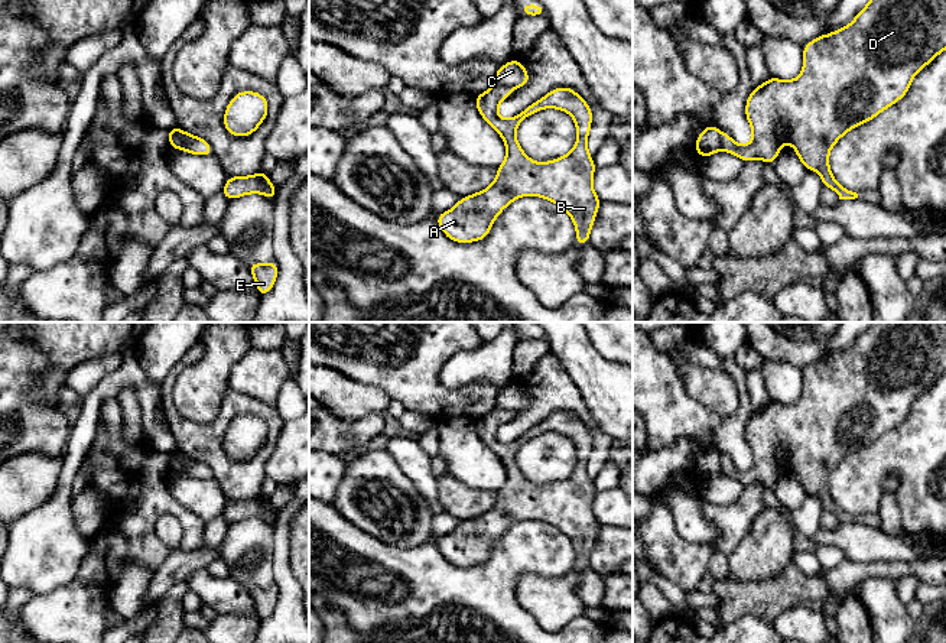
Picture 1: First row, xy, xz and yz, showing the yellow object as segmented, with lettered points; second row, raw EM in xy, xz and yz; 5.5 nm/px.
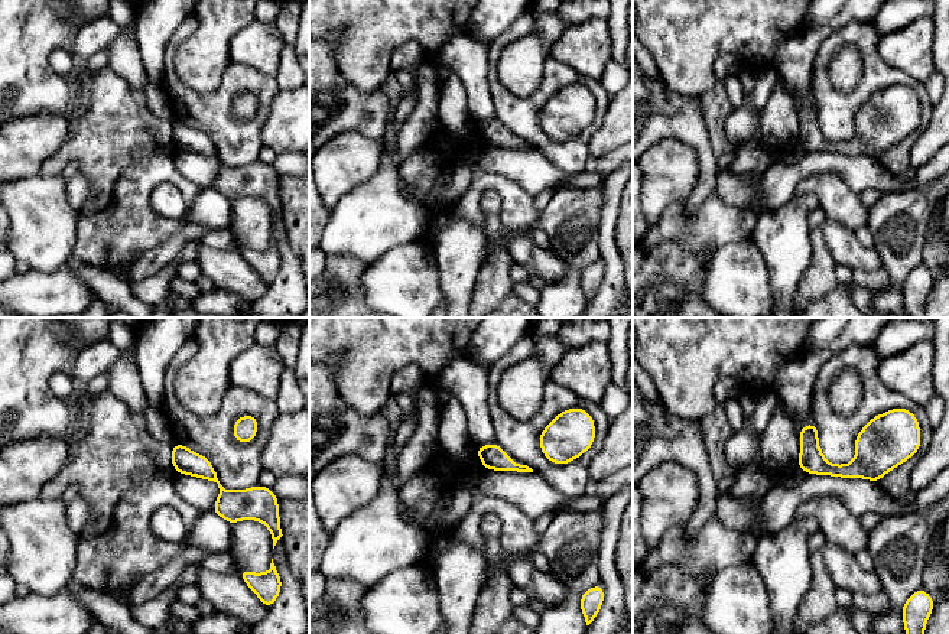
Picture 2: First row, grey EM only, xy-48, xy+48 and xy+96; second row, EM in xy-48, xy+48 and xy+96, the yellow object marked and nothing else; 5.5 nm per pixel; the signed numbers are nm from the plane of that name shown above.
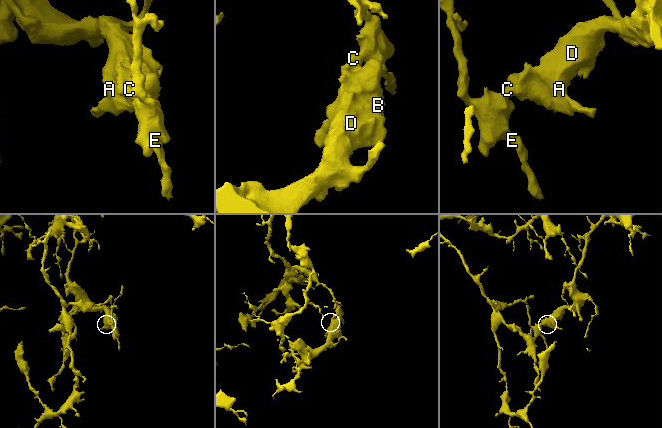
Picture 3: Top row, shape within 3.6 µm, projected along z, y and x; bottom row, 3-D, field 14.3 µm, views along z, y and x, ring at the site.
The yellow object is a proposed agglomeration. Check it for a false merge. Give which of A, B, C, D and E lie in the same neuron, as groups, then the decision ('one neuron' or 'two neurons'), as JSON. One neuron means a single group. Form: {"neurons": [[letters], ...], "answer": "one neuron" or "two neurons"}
{"neurons": [["A", "B", "D"], ["C", "E"]], "answer": "two neurons"}

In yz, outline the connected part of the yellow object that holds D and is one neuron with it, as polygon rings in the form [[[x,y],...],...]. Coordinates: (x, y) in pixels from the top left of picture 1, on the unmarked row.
[[[871,322],[845,351],[820,358],[803,370],[803,393],[794,403],[770,400],[754,410],[745,426],[745,441],[752,454],[752,465],[738,468],[728,457],[721,459],[721,474],[738,480],[744,487],[761,483],[773,488],[784,467],[790,467],[806,494],[820,499],[823,512],[833,513],[839,523],[855,523],[856,516],[843,512],[832,499],[829,475],[849,454],[875,442],[900,425],[920,393],[946,373],[946,322]]]

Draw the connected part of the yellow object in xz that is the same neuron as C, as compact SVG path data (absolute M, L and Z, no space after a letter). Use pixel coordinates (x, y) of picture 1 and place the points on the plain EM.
M513 383L497 392L495 406L498 409L508 410L511 415L516 412L526 410L529 405L530 402L526 390L517 383Z

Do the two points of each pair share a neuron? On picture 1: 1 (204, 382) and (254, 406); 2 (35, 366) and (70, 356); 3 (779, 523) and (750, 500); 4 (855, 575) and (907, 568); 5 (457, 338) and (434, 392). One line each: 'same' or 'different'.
1: different
2: different
3: different
4: same
5: same

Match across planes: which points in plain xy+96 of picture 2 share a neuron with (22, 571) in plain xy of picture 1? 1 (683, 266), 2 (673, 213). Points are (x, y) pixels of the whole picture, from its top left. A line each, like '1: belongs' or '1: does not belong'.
1: does not belong
2: belongs

